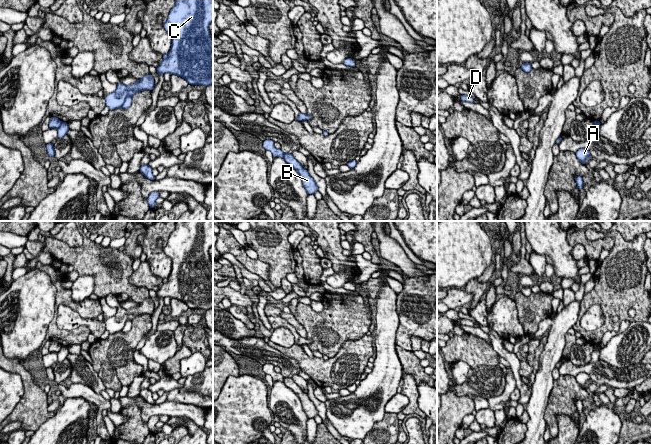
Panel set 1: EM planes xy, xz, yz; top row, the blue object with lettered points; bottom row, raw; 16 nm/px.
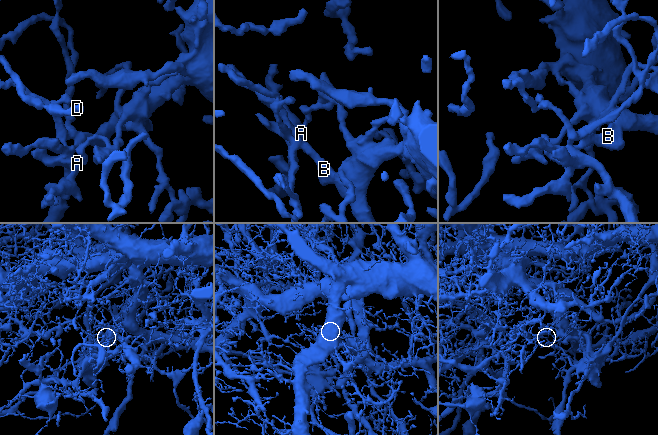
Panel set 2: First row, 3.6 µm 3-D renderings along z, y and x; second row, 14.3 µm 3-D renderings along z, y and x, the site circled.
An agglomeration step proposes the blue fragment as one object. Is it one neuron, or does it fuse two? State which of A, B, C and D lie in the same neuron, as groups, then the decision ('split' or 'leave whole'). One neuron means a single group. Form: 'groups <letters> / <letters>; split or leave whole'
groups A / B C D; split

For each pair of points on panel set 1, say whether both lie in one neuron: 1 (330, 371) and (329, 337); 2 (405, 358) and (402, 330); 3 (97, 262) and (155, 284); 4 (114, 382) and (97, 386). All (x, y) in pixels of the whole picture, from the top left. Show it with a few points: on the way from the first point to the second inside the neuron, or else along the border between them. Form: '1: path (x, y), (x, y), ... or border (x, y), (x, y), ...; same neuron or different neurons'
1: border (345, 340), (340, 349), (329, 358); different neurons
2: border (396, 343), (411, 351); different neurons
3: border (132, 271), (129, 282), (144, 286), (148, 290); different neurons
4: border (97, 372), (106, 388); different neurons

